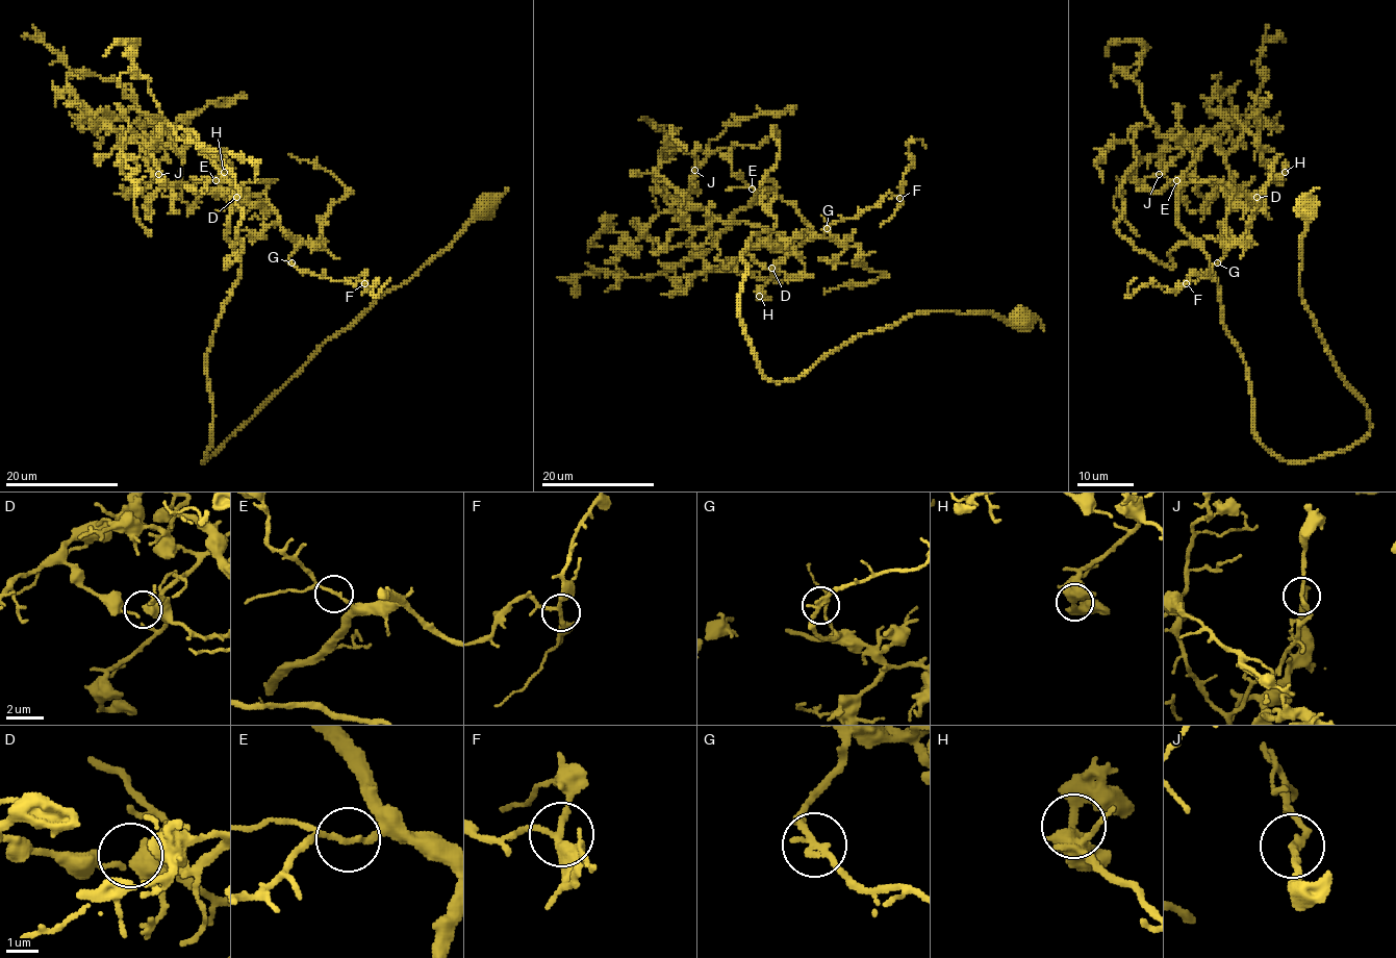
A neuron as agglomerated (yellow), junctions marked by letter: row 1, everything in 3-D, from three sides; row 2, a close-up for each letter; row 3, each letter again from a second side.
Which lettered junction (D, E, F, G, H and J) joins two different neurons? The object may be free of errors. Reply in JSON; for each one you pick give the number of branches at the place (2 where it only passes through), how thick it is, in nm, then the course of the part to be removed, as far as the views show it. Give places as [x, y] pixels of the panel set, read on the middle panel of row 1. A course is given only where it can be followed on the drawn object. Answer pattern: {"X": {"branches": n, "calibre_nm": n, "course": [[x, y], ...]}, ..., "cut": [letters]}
{"cut": []}

